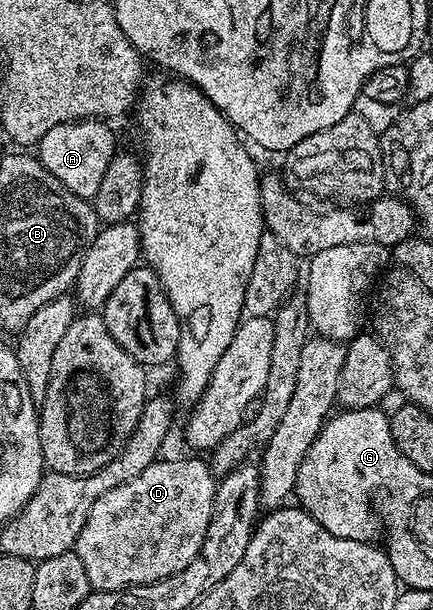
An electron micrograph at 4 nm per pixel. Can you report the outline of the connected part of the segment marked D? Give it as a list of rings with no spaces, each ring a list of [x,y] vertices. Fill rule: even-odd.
[[[160,458],[153,461],[149,466],[145,466],[145,470],[141,470],[141,474],[137,474],[137,478],[133,478],[121,486],[113,486],[113,490],[109,490],[109,494],[101,494],[101,498],[97,498],[97,502],[93,502],[93,510],[89,510],[89,518],[85,518],[85,526],[81,526],[81,534],[77,534],[77,542],[73,549],[77,558],[81,558],[81,562],[85,566],[85,574],[89,574],[92,589],[97,592],[131,590],[140,584],[152,584],[185,570],[185,566],[189,566],[189,562],[193,562],[193,558],[197,558],[197,554],[207,537],[209,522],[213,518],[216,483],[216,477],[213,475],[210,463],[206,459],[166,460],[166,458]]]

